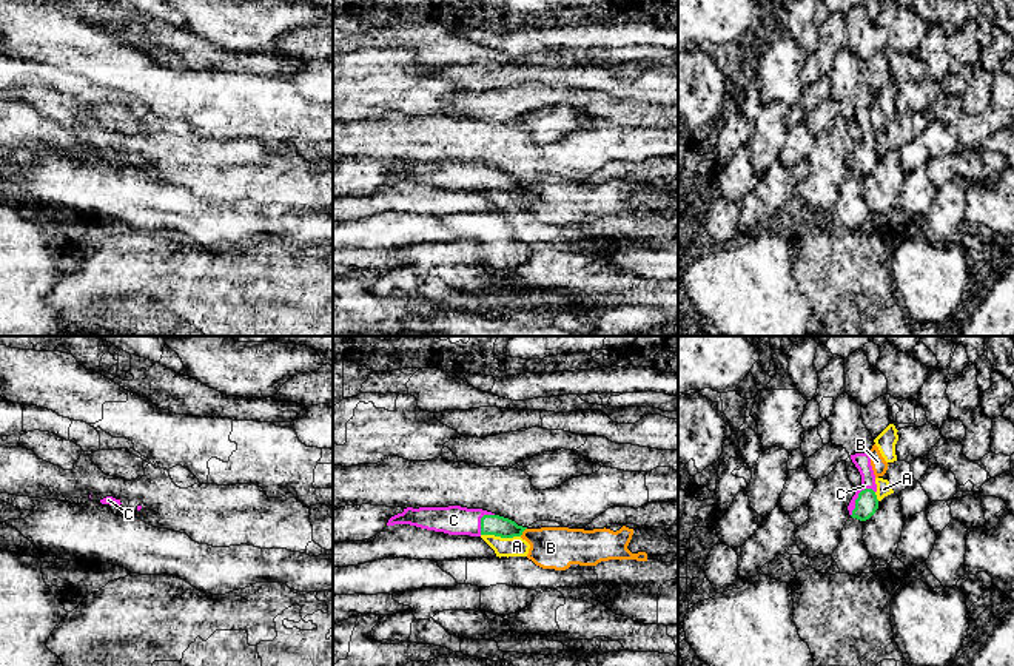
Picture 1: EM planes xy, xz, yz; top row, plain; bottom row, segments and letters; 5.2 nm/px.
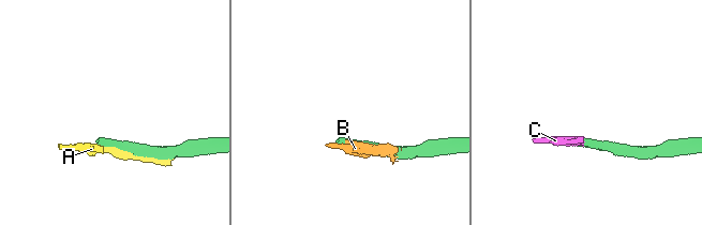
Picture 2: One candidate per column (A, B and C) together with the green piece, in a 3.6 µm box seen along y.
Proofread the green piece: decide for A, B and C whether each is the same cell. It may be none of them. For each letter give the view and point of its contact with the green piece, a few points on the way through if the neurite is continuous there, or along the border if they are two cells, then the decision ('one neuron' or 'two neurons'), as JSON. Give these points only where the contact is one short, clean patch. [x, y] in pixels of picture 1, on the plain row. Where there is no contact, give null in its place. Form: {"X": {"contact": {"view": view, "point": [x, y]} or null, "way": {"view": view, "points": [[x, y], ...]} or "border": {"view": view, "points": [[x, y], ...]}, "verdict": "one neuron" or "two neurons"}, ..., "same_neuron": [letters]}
{"A": {"contact": {"view": "xz", "point": [501, 191]}, "verdict": "two neurons"}, "B": {"contact": {"view": "xz", "point": [523, 185]}, "verdict": "two neurons"}, "C": {"contact": {"view": "yz", "point": [857, 153]}, "way": {"view": "yz", "points": [[866, 158], [857, 153], [866, 141], [862, 116]]}, "verdict": "one neuron"}, "same_neuron": ["C"]}

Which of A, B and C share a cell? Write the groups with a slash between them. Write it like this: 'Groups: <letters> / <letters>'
Groups: A B / C

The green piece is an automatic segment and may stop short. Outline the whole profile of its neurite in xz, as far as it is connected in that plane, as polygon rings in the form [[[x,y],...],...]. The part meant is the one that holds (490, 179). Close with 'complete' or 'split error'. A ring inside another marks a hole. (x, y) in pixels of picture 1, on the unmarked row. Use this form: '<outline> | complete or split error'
[[[461,160],[407,162],[402,168],[391,171],[387,177],[387,180],[395,179],[410,179],[448,190],[495,190],[501,193],[521,191],[527,183],[492,166]]] | split error

